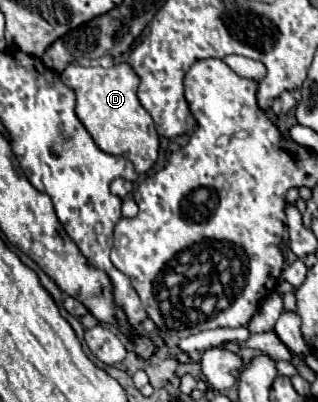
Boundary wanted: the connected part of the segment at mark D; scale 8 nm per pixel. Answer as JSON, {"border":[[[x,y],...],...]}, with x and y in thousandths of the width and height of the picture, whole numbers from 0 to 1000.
{"border":[[[393,154],[355,159],[349,169],[261,169],[248,159],[217,159],[186,189],[204,204],[204,214],[217,214],[236,229],[236,284],[274,318],[299,358],[336,383],[387,383],[399,398],[418,403],[431,433],[475,423],[500,378],[500,338],[487,328],[481,294],[431,244],[431,214],[443,199],[431,194],[431,184],[418,184],[418,169]]]}

